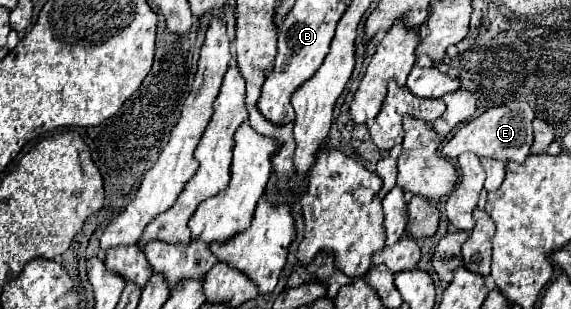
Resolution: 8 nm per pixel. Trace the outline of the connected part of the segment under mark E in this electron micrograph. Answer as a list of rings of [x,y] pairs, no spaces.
[[[512,101],[512,103],[504,103],[500,107],[492,107],[492,109],[484,111],[480,117],[462,125],[454,133],[454,137],[450,141],[446,141],[446,145],[442,147],[442,155],[448,159],[458,159],[462,153],[470,151],[478,157],[492,157],[492,159],[500,159],[500,161],[522,163],[530,155],[530,147],[534,141],[532,119],[534,119],[534,111],[524,101]]]

